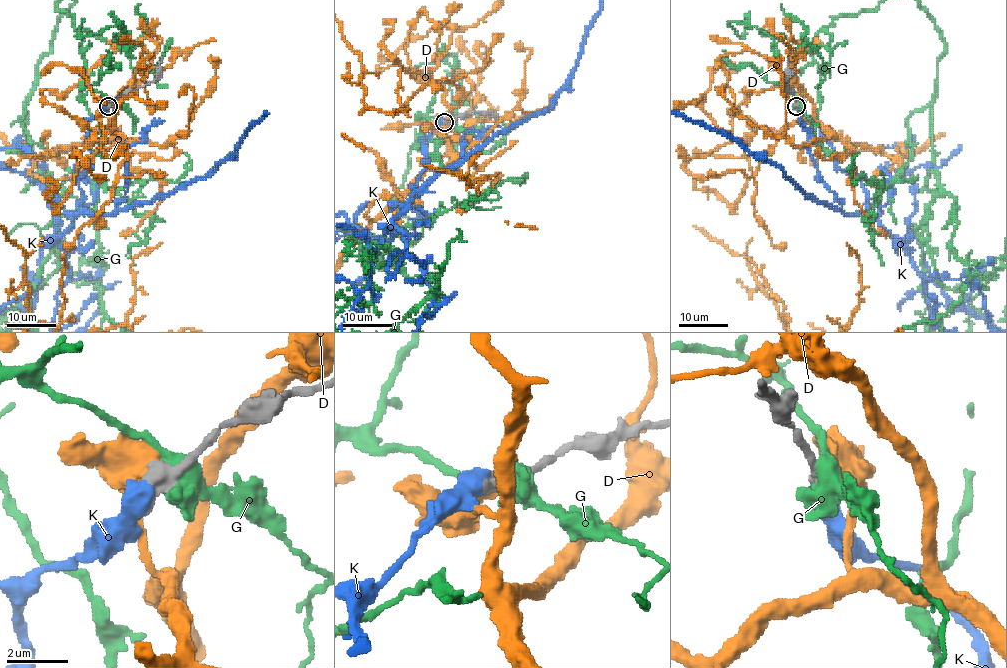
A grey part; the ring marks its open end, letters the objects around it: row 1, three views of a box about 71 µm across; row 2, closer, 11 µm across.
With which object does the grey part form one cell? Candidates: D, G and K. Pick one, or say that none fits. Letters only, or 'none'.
K

